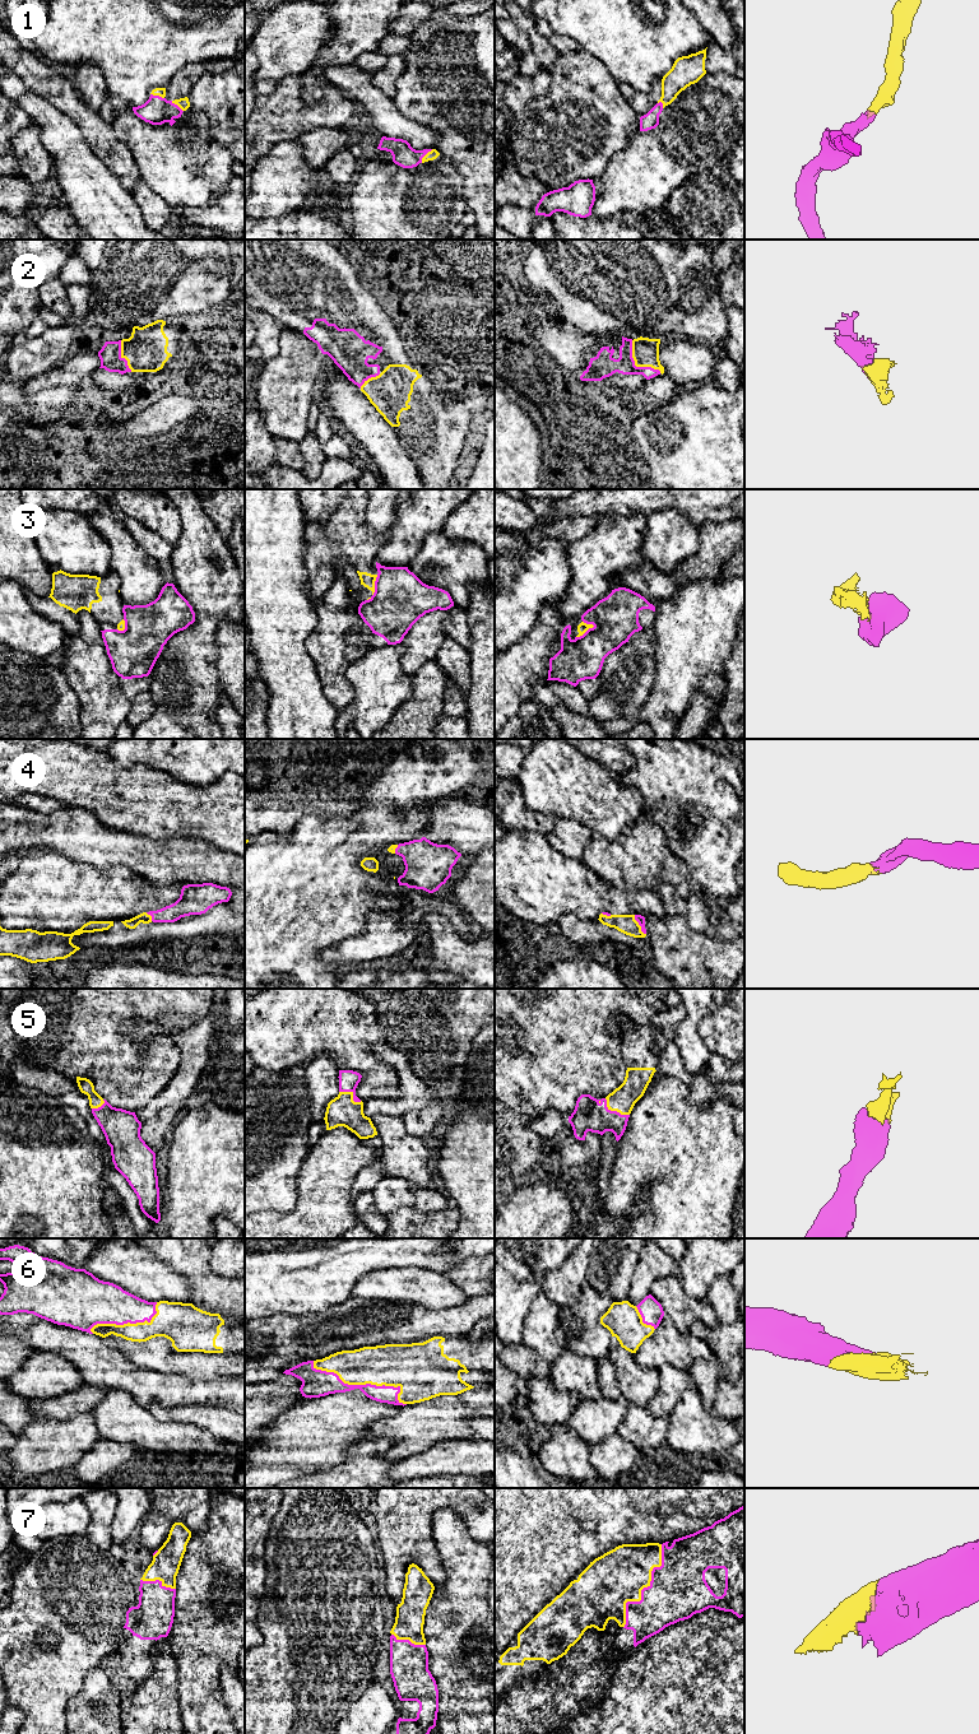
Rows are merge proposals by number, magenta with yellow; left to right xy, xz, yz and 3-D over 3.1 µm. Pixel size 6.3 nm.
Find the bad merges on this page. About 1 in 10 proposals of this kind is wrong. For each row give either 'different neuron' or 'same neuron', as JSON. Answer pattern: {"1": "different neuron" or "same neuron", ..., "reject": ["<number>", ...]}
{"1": "same neuron", "2": "same neuron", "3": "different neuron", "4": "same neuron", "5": "same neuron", "6": "same neuron", "7": "same neuron", "reject": ["3"]}

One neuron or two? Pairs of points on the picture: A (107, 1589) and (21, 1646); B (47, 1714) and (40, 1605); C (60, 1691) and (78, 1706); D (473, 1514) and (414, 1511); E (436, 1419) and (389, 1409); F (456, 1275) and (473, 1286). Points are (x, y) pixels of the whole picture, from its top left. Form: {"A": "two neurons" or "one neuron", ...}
{"A": "one neuron", "B": "one neuron", "C": "two neurons", "D": "one neuron", "E": "two neurons", "F": "one neuron"}

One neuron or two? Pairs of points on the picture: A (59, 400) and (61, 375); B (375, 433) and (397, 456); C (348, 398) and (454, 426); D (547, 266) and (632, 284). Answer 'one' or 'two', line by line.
A: two
B: one
C: two
D: one

